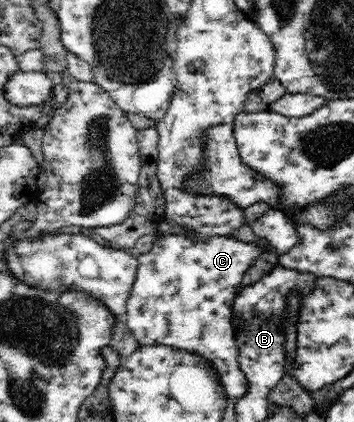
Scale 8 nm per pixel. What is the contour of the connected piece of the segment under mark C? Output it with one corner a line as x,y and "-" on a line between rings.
183,234
157,236
151,250
147,253
140,254
137,258
138,269
136,270
136,277
125,306
125,314
119,318
119,321
123,321
125,325
127,325
132,336
140,346
162,344
175,350
201,355
201,358
205,359
205,362
209,363
209,366
213,367
213,372
214,374
217,374
217,378
219,378
219,383
221,383
221,388
225,391
225,395
230,399
240,399
243,395
248,394
248,380
245,378
244,372
240,369
240,364
238,363
239,349
237,341
235,340
236,334
234,333
232,324
233,301
236,298
245,271
252,266
253,261
263,252
266,252
265,249
262,249
255,243
246,243
235,237
229,236
213,236
207,241
192,240

